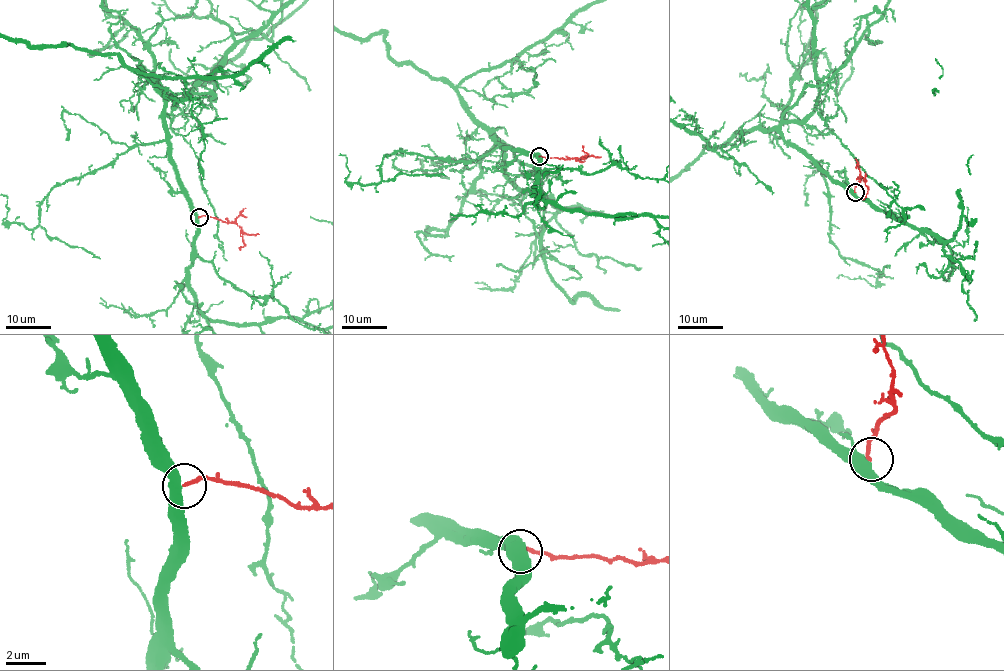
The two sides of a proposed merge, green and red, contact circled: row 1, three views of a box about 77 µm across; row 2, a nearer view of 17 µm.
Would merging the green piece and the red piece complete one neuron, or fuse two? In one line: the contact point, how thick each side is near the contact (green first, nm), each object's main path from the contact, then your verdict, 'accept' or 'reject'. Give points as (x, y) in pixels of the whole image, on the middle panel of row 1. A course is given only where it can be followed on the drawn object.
(539, 156) | 500/170 nm | red via (539, 156), (583, 157), (587, 154), (582, 145) | accept

